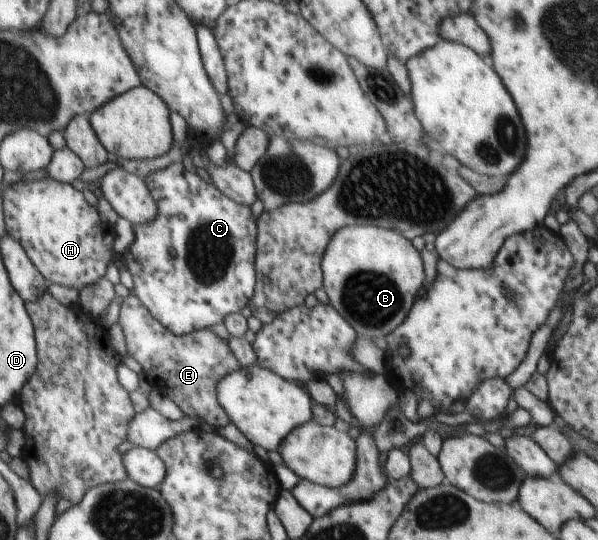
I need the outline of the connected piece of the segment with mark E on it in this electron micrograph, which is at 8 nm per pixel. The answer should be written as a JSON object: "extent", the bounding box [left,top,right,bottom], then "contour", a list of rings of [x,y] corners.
{"extent":[119,290,239,429],"contour":[[[132,290],[130,294],[120,301],[119,324],[122,326],[128,353],[142,366],[142,372],[146,380],[159,392],[170,398],[184,412],[184,418],[199,418],[214,429],[226,426],[230,419],[226,411],[218,401],[218,382],[228,373],[234,373],[239,369],[239,361],[231,353],[226,340],[220,339],[210,328],[197,330],[195,333],[184,336],[175,335],[168,330],[143,304],[142,300]]]}

